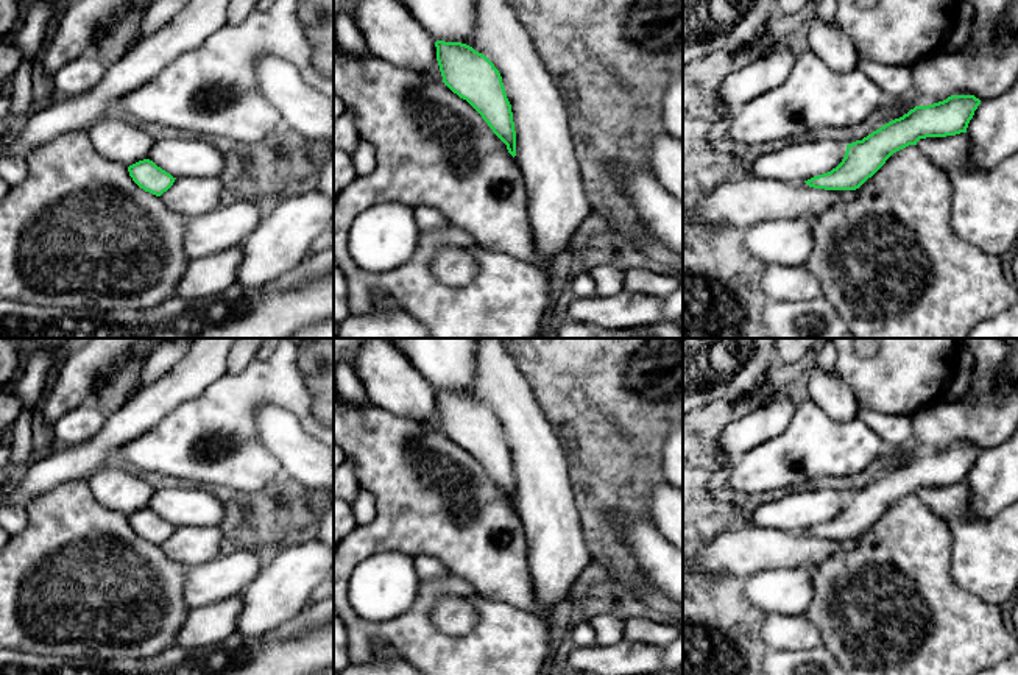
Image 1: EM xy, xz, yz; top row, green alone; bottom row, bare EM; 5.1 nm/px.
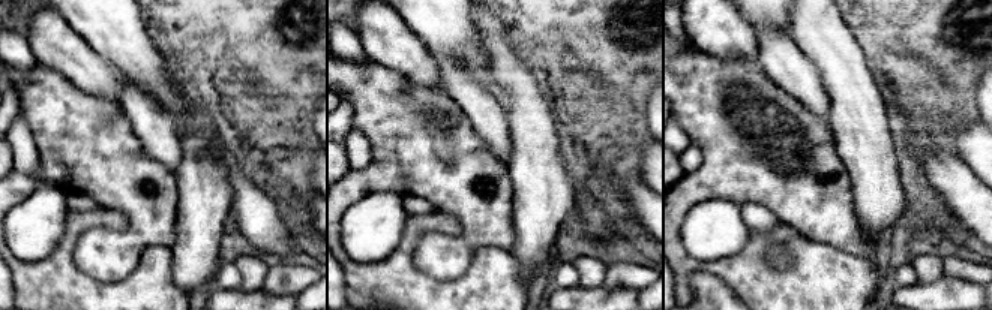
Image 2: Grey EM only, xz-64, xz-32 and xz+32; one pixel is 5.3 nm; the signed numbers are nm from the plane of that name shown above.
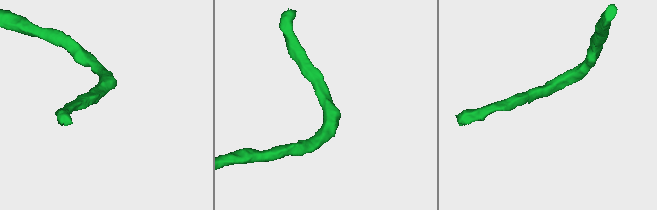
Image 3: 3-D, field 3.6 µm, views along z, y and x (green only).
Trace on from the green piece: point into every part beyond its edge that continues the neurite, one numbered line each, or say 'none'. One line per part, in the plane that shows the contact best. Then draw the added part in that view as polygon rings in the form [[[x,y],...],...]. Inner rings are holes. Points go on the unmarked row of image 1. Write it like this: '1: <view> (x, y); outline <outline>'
1: xz (558, 552); outline [[[477,338],[474,396],[494,413],[502,426],[516,480],[514,510],[522,521],[528,546],[528,571],[536,599],[532,613],[549,620],[555,606],[569,597],[583,569],[591,564],[567,457],[502,338]]]

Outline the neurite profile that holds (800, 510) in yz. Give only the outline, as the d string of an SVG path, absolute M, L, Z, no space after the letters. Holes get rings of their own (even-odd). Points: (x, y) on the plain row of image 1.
M804 489L759 505L750 524L781 532L804 532L836 518L845 507L847 494L840 489Z

